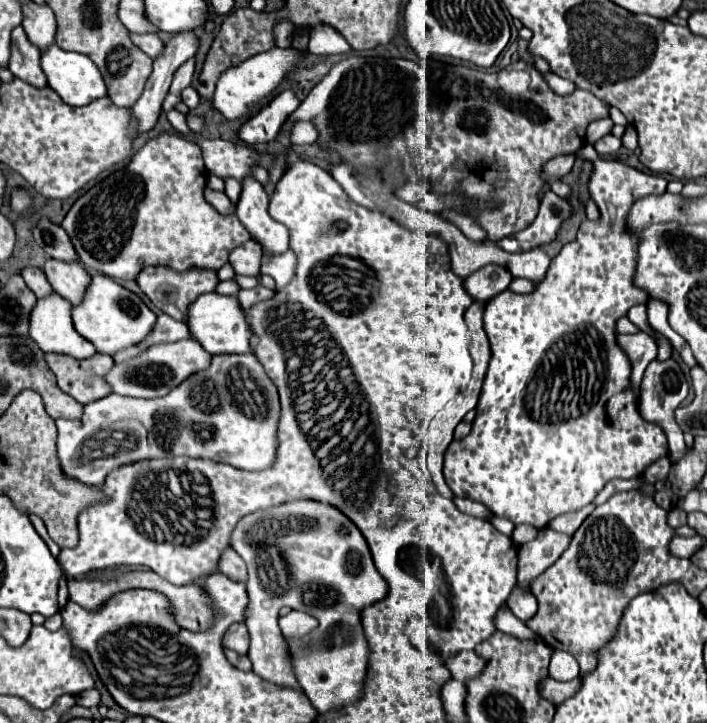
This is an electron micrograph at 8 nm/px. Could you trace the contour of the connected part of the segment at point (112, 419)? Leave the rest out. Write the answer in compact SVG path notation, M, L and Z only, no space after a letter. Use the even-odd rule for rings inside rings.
M215 355L207 371L199 371L191 375L165 397L137 399L137 397L109 395L99 401L87 403L81 419L57 419L57 429L59 429L57 453L63 471L87 485L101 485L101 481L105 481L105 477L113 469L119 469L121 465L129 465L133 461L143 461L143 459L163 459L163 457L211 459L217 463L229 463L245 471L261 471L261 469L269 469L269 465L273 465L275 461L279 415L281 415L281 405L279 405L277 387L273 385L273 381L269 381L269 375L265 373L263 365L257 363L257 357Z

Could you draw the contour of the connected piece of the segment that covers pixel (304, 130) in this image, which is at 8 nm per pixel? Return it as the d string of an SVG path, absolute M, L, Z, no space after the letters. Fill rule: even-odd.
M301 121L293 127L293 133L291 133L291 143L295 145L307 145L307 143L313 143L317 139L317 131L311 123L307 121Z

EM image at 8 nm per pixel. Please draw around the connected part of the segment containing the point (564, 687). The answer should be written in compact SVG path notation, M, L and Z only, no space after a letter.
M575 677L573 681L565 681L565 683L559 683L559 681L553 681L553 679L545 679L541 685L539 685L539 691L545 699L553 701L555 705L561 705L561 701L565 701L567 697L573 697L573 693L577 693L577 689L581 687L581 677Z

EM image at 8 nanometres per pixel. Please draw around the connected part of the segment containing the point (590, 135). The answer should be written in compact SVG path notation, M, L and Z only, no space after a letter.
M609 117L601 119L601 121L593 121L589 127L587 127L587 143L595 145L595 141L599 141L601 137L605 135L611 135L611 129L613 129L613 121Z

